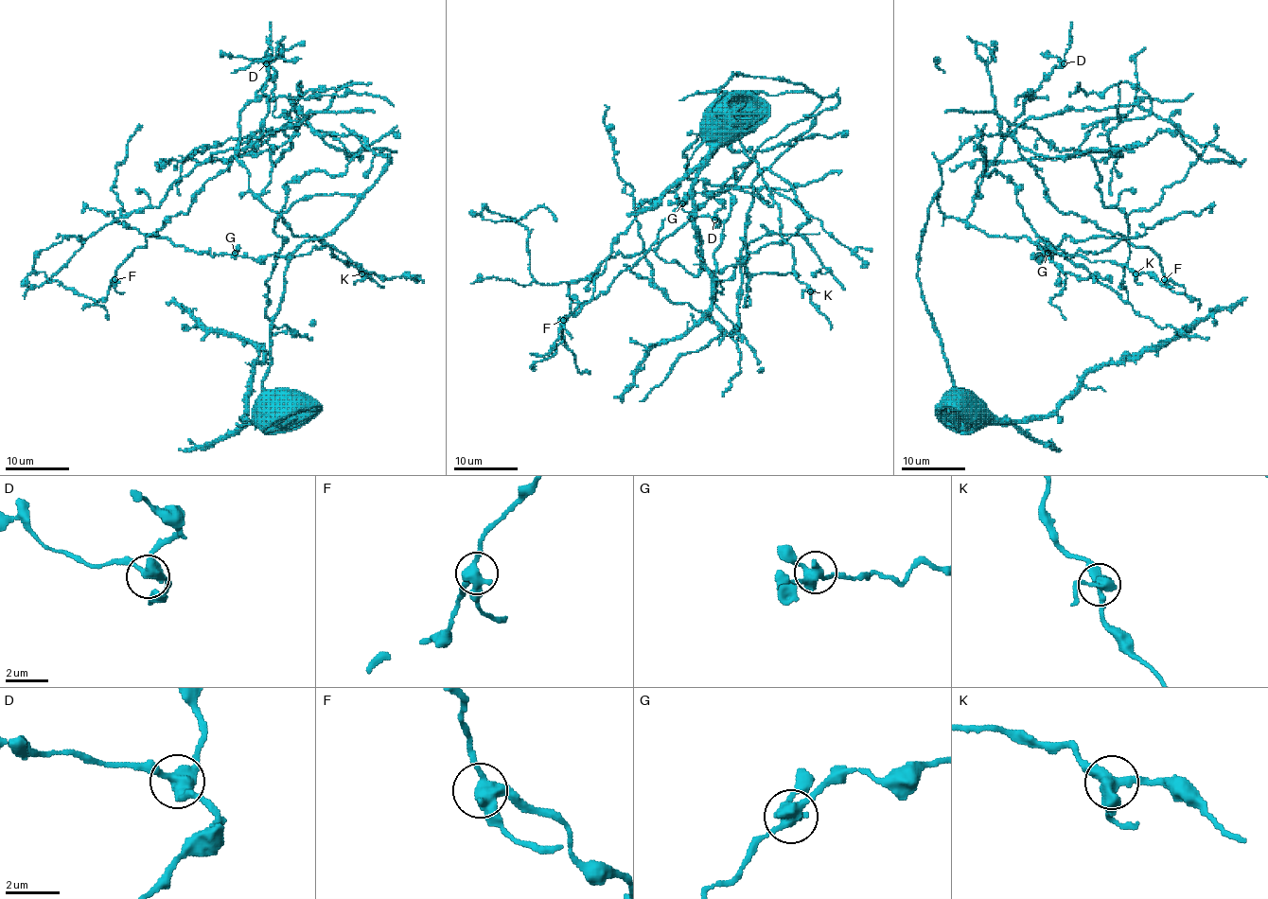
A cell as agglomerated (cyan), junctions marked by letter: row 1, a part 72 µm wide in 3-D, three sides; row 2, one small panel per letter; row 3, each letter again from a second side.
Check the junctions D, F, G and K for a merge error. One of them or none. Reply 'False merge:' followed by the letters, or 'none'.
False merge: none

